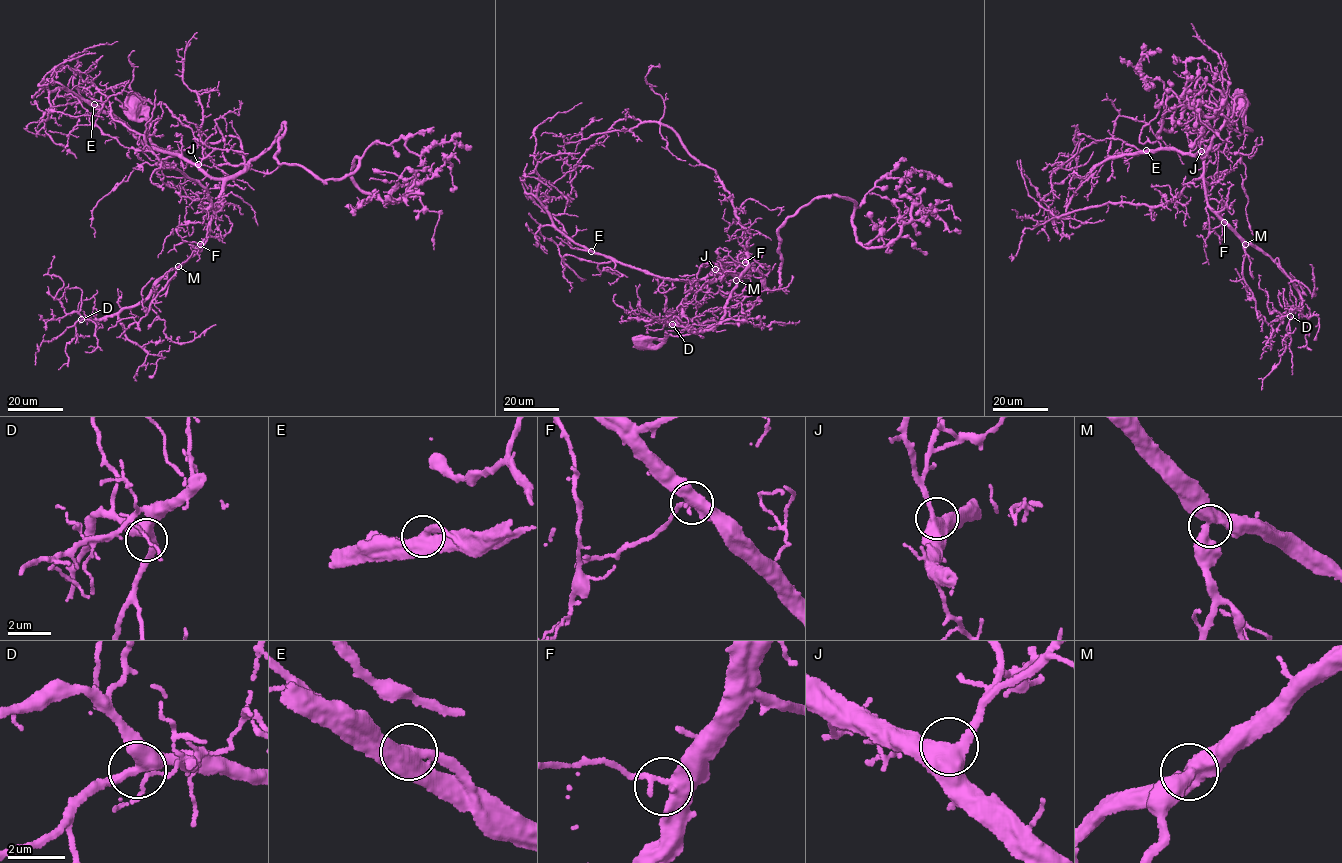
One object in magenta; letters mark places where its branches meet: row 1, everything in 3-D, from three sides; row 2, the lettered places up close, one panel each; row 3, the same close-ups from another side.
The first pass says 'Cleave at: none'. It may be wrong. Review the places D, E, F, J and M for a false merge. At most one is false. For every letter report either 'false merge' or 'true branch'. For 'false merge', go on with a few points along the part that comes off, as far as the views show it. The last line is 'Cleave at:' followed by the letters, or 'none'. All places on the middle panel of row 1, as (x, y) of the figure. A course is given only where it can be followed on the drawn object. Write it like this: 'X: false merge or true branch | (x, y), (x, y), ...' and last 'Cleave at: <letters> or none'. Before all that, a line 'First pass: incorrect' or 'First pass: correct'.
First pass: incorrect
D: true branch
E: false merge | (592, 252), (572, 247), (561, 224), (536, 205), (532, 195), (540, 178), (553, 182)
F: true branch
J: true branch
M: true branch
Cleave at: E

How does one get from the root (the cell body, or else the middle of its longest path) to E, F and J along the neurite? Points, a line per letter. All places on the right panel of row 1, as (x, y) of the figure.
E: (1239, 102), (1252, 129), (1238, 96), (1201, 160), (1205, 147), (1193, 157), (1147, 150)
F: (1239, 102), (1252, 129), (1238, 96), (1204, 158), (1207, 203), (1224, 222)
J: (1239, 102), (1246, 103), (1245, 127), (1252, 129), (1243, 124), (1248, 103), (1238, 96), (1202, 159), (1201, 151)

